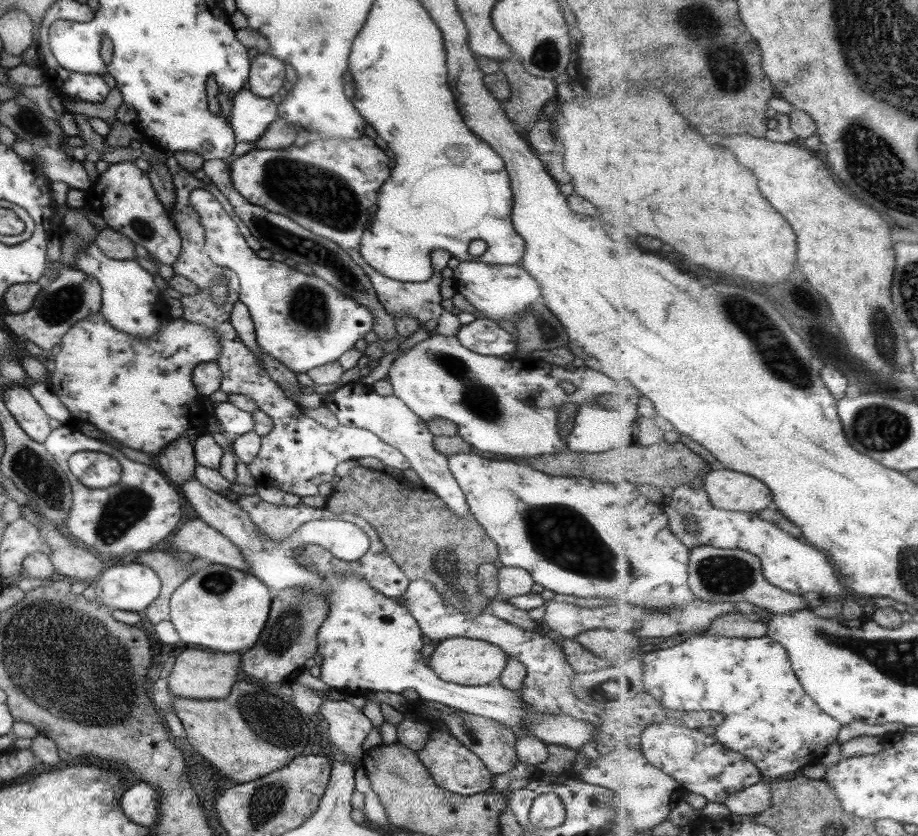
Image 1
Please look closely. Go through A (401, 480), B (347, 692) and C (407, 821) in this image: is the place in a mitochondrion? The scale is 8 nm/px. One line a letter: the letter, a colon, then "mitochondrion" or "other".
A: other
B: other
C: other

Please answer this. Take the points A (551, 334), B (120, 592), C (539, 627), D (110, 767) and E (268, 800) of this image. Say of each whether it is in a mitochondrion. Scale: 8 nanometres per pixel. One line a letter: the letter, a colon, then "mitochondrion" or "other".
A: other
B: other
C: other
D: other
E: mitochondrion

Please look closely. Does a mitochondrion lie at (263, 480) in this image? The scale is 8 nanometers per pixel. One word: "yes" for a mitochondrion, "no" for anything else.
no

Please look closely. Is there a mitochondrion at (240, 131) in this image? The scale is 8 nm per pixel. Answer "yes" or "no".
no

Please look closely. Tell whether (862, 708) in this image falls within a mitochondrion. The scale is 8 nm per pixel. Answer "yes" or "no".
no

